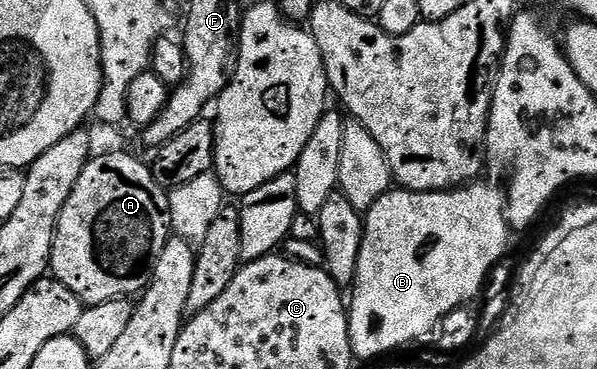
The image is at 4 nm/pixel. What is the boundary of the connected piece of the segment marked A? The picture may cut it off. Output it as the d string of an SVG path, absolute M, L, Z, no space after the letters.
M108 152L105 156L93 155L87 166L82 170L78 182L74 182L74 190L70 190L70 198L66 198L66 206L62 206L62 214L56 223L56 237L52 243L51 275L55 279L62 281L85 306L135 297L147 288L148 282L152 278L152 267L156 264L158 254L162 254L162 246L166 246L171 226L172 219L170 218L168 192L156 181L151 167L145 161L143 164L138 157L131 156L128 152Z

